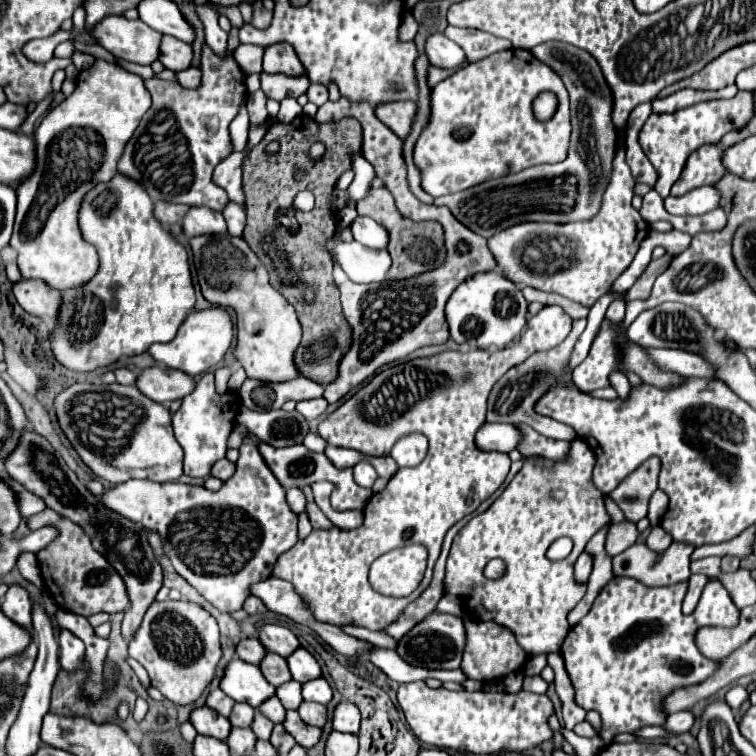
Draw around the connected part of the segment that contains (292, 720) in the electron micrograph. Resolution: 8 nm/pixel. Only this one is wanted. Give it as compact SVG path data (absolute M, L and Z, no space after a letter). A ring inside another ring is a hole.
M287 712L287 718L283 722L283 726L291 732L291 736L297 740L297 744L301 744L303 748L313 748L319 740L321 740L321 728L309 726L305 724L297 712Z

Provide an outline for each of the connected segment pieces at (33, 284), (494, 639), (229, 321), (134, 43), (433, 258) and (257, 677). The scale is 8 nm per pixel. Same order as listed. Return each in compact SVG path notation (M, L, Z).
M21 280L13 286L13 294L23 310L31 316L57 322L63 296L59 290L49 288L41 280Z
M465 616L463 622L465 622L465 630L467 630L467 644L465 644L461 668L469 678L479 680L479 682L501 680L509 672L519 670L525 664L527 654L517 644L515 634L511 630L499 626L497 622L483 622L483 620L475 620L475 618L469 618L469 616Z
M215 306L215 308L207 308L207 310L191 310L189 316L185 318L185 322L179 326L177 336L171 342L153 344L149 348L149 354L159 364L183 370L189 376L197 376L197 374L207 372L211 366L215 366L217 362L223 360L225 352L231 348L233 334L235 334L233 318L225 308Z
M107 16L91 32L101 46L113 56L135 62L153 64L161 54L161 34L141 20L127 20L123 16Z
M371 190L371 196L367 196L367 200L359 200L357 202L357 212L359 216L369 216L375 222L379 222L381 226L387 228L391 242L389 242L389 254L393 258L393 268L389 272L389 280L407 280L407 278L415 278L419 274L431 272L435 268L439 268L445 258L447 258L447 250L445 250L445 234L443 234L443 226L439 222L415 222L407 216L403 216L397 206L395 206L395 198L391 196L389 190Z
M237 658L227 666L221 690L235 702L247 702L253 708L259 708L269 696L275 696L277 688L265 680L259 666Z

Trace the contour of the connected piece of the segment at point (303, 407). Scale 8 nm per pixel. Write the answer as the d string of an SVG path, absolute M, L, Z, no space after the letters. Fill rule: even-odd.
M313 398L313 400L301 400L297 402L297 410L307 418L307 420L313 420L313 418L319 418L325 414L327 410L327 400L325 398Z

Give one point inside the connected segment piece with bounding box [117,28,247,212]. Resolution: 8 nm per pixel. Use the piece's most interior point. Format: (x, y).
(185, 134)

